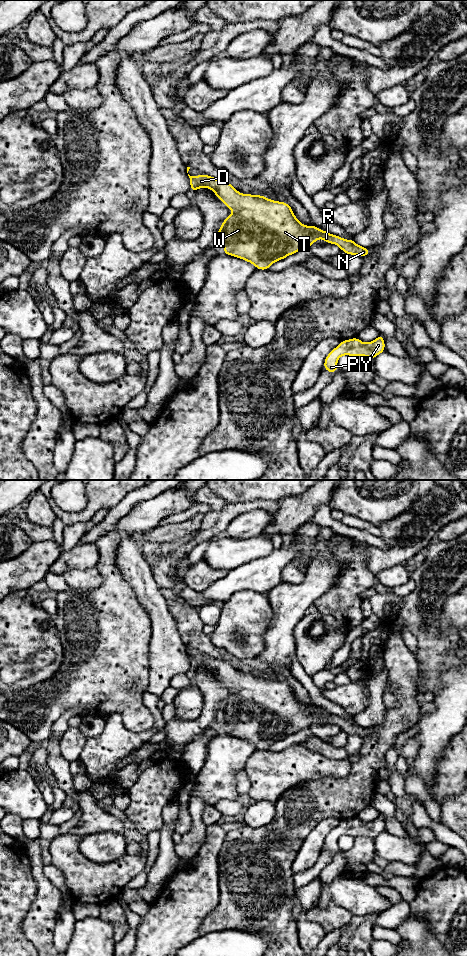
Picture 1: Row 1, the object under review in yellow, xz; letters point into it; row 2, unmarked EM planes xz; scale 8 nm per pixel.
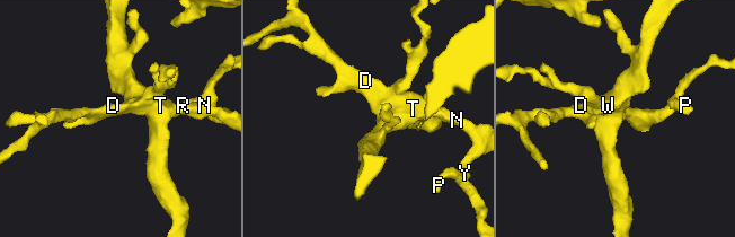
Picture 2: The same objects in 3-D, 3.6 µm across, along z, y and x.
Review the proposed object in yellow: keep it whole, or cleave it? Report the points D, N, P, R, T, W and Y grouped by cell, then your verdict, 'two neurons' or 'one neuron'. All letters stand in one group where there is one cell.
D N P R T W Y; one neuron

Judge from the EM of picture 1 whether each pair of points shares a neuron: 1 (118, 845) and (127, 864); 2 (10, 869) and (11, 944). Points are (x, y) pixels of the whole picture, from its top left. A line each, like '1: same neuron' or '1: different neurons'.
1: different neurons
2: same neuron

